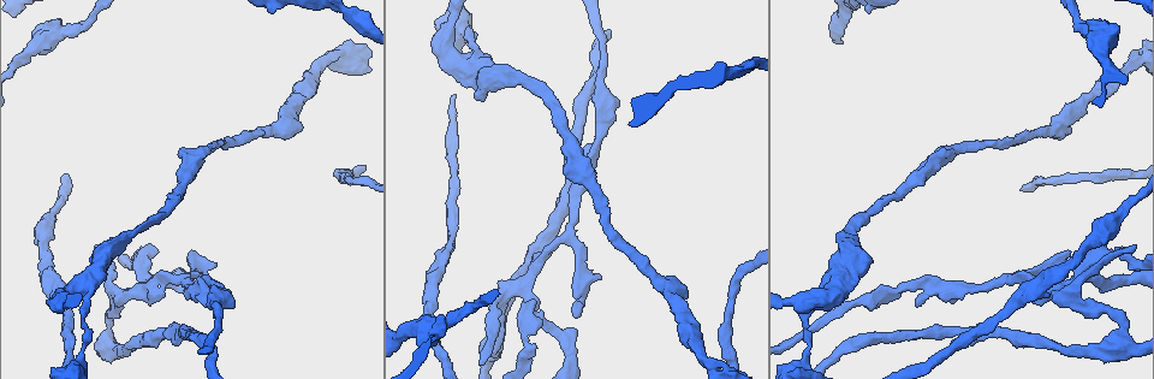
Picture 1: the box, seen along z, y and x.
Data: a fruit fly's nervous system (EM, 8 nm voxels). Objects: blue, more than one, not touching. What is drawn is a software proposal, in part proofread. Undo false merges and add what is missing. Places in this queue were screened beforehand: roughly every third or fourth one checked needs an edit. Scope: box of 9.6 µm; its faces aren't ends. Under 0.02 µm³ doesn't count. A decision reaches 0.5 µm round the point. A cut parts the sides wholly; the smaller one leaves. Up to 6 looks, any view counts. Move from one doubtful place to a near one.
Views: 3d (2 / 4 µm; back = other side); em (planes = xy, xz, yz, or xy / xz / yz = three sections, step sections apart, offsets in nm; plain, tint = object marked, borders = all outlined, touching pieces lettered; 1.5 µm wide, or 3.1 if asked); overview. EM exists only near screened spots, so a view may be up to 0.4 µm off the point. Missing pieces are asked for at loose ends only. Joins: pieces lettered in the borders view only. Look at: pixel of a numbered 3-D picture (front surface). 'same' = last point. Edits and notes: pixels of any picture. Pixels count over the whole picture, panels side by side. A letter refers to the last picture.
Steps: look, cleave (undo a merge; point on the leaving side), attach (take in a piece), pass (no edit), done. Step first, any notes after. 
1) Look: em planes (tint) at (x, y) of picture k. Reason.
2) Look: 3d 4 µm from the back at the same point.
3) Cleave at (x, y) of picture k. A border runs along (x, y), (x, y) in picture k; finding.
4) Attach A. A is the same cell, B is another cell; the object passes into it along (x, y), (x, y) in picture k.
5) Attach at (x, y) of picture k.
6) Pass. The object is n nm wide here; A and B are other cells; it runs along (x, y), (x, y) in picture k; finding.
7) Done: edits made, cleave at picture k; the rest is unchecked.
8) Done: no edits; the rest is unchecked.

Look: 3d 2 µm at (804, 318) of picture 1. Thick turns thin.

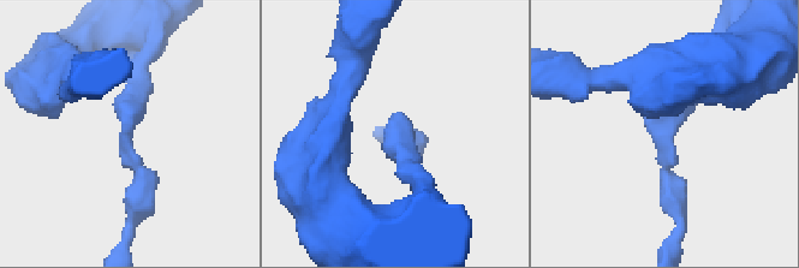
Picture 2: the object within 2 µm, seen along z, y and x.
Look: em planes (tint) at (659, 140) of picture 2.

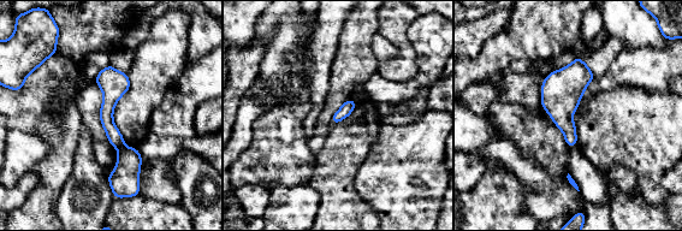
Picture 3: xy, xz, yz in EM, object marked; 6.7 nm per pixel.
Look: em planes (borders) at the same point.

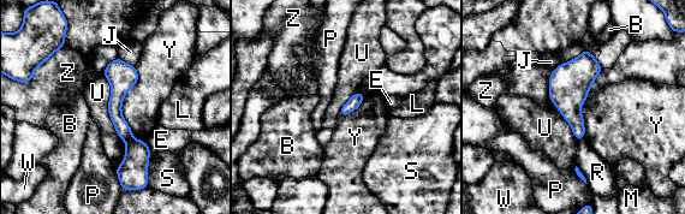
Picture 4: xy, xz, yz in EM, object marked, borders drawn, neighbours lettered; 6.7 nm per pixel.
Cleave at (132, 173) of picture 4. B, E, J, L, M, P, R, S, U, W, Y and Z are other cells; a second neuron is stuck on.

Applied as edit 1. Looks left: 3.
Look: overview. See it whole again.

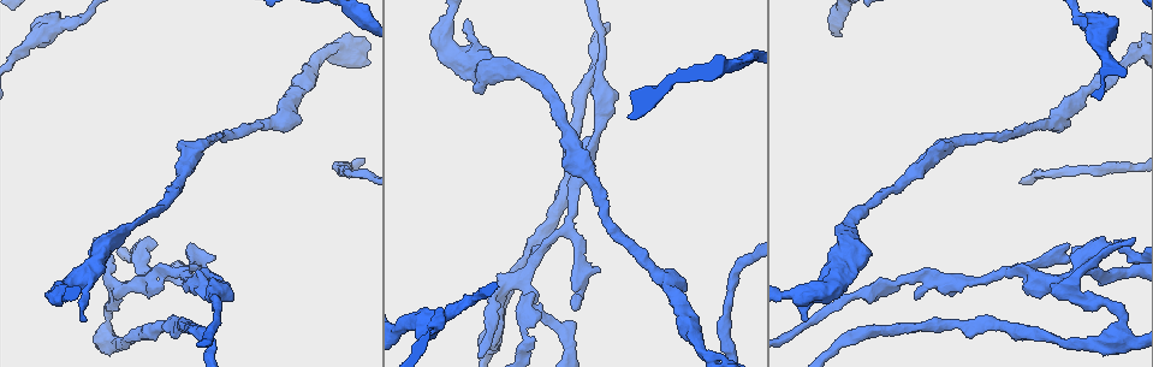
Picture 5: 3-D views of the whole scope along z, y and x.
Look: em yz step 8 (borders) at (108, 330) of picture 5. Arms part here.

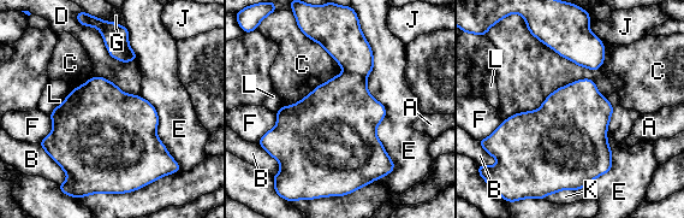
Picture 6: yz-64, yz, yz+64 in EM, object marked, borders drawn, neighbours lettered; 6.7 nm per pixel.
Cleave at (342, 107) of picture 6. The object is 500 nm wide here; A, B, C, D, E, F, G, J, K and L are other cells; a border runs along (344, 70), (358, 74), (364, 78) in picture 6; a second neuron is stuck on.

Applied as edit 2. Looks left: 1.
Done: edits made, cleave at picture 4, cleave at picture 6; the rest is unchecked.

